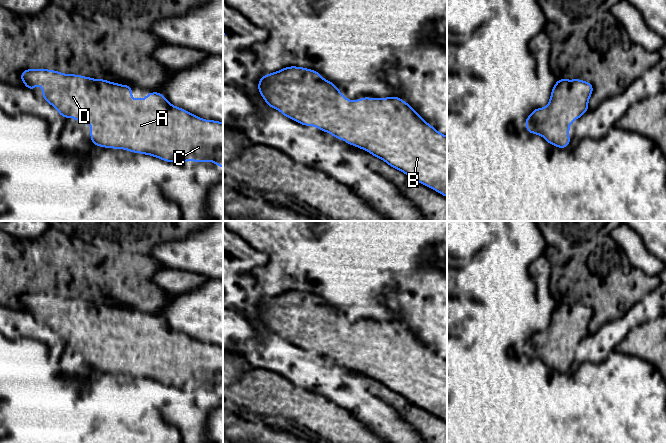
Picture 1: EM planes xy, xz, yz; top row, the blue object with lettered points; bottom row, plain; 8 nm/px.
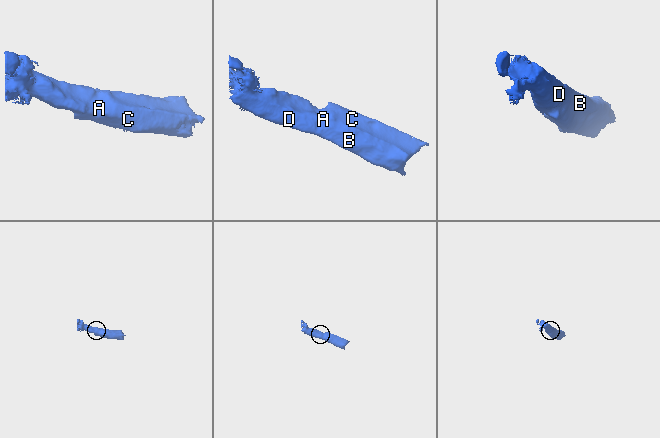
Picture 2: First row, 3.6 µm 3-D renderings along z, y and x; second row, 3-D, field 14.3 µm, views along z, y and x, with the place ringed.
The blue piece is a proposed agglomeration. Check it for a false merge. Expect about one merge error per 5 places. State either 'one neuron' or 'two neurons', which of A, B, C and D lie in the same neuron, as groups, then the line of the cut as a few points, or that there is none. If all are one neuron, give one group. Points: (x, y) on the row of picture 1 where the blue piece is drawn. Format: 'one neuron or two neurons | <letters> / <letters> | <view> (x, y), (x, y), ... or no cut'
one neuron | A B C D | no cut

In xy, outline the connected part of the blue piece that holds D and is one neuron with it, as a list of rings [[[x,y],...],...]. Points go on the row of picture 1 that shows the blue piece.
[[[27,69],[20,74],[24,86],[31,91],[36,85],[42,88],[43,98],[65,119],[73,117],[75,121],[90,122],[90,140],[96,146],[124,149],[133,153],[151,155],[166,162],[182,163],[214,162],[223,168],[223,123],[202,119],[185,109],[172,105],[162,93],[146,93],[146,99],[137,96],[132,100],[132,88],[104,79],[93,79],[82,75],[64,74],[48,69]]]

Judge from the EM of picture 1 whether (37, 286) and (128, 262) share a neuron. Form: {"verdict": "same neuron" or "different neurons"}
{"verdict": "same neuron"}

